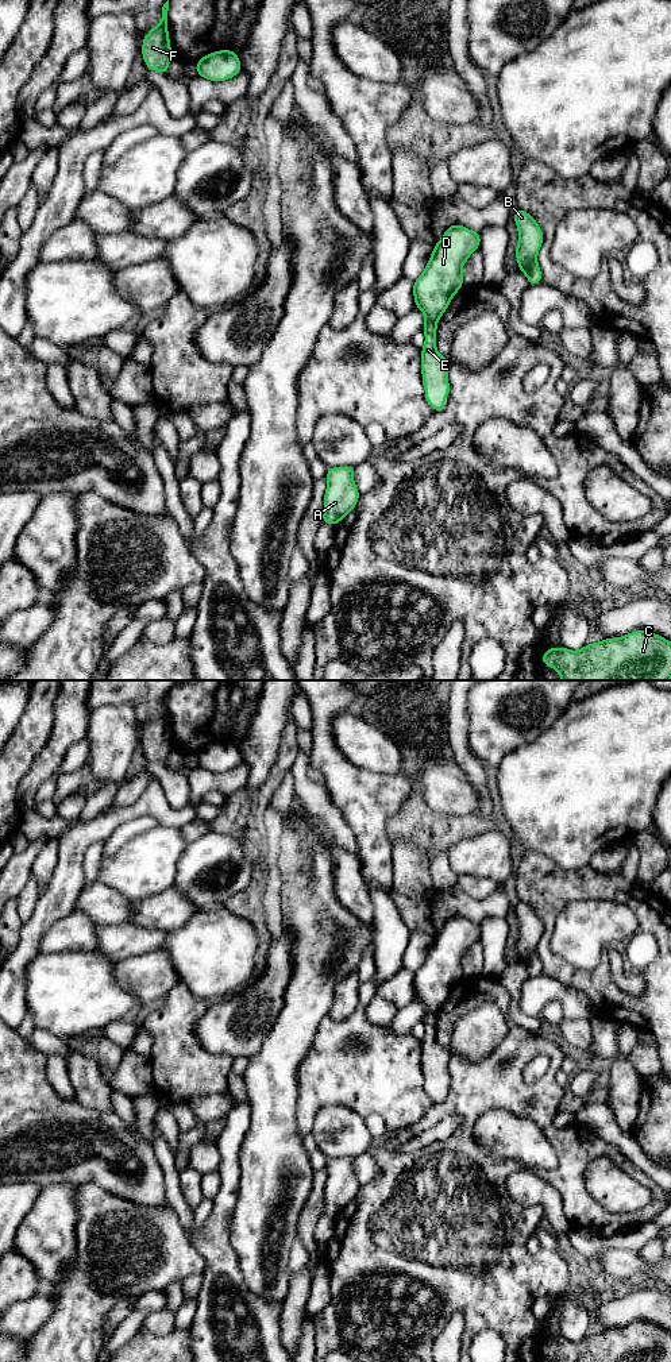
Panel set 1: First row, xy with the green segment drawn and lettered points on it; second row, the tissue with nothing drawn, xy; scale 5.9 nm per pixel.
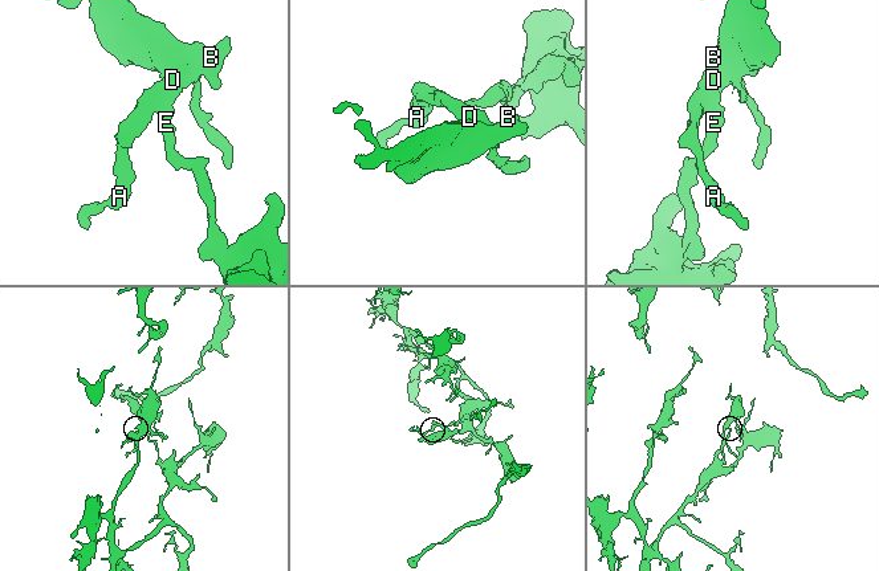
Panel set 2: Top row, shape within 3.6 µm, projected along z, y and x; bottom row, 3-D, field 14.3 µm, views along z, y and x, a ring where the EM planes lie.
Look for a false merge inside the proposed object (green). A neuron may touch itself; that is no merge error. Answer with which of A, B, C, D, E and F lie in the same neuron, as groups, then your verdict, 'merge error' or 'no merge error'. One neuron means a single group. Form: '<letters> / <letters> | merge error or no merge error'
A B D F / C E | merge error

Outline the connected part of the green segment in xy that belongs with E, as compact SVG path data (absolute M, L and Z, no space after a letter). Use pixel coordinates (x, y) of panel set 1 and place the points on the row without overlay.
M437 1012L425 1016L425 1034L420 1043L423 1047L421 1065L425 1092L433 1103L440 1103L450 1084L448 1062L451 1053L436 1042L436 1020Z

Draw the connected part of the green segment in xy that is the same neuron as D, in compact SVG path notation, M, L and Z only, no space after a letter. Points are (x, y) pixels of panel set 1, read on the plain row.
M452 915L433 937L432 946L423 965L413 972L414 999L420 999L425 1007L424 1019L429 1014L436 1014L448 999L451 991L463 979L462 960L468 948L481 937L481 926L462 915Z

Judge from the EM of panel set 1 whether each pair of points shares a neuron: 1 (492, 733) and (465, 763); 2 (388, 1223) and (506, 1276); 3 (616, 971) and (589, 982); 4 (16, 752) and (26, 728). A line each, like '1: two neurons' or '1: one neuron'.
1: two neurons
2: one neuron
3: two neurons
4: one neuron

